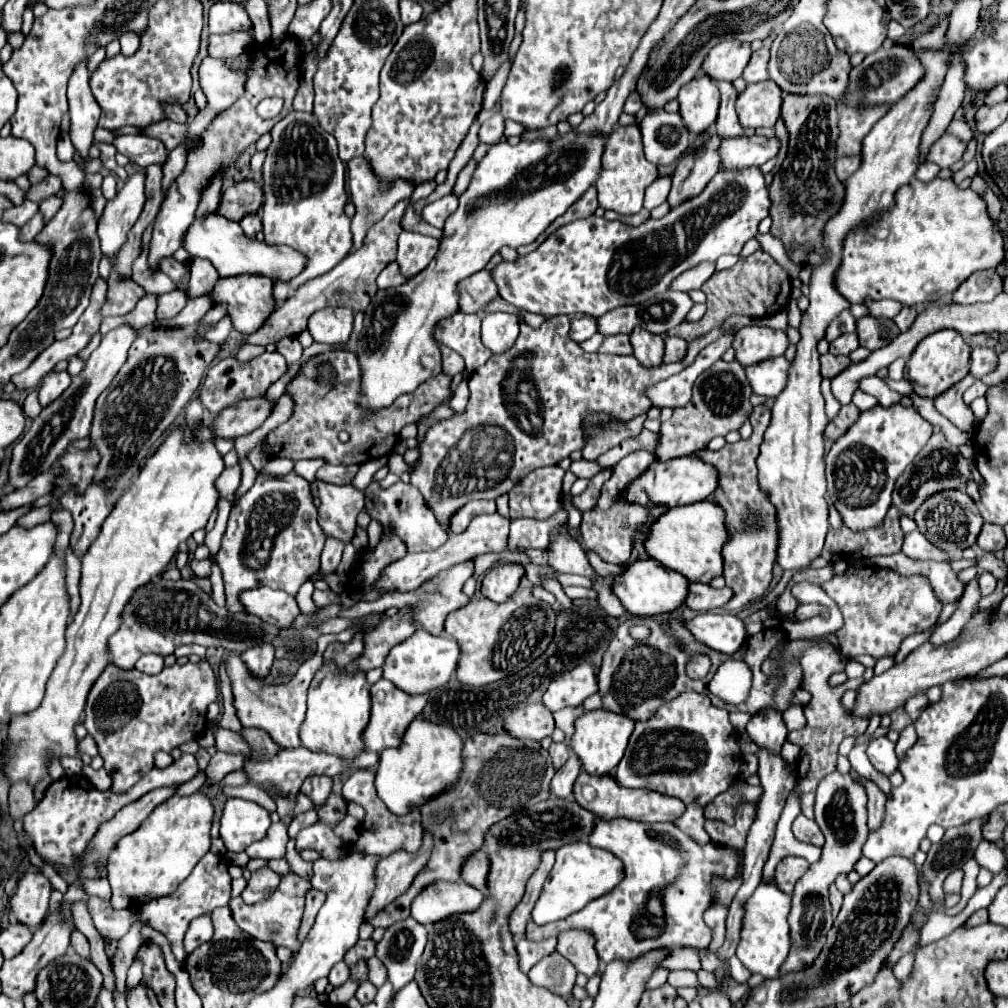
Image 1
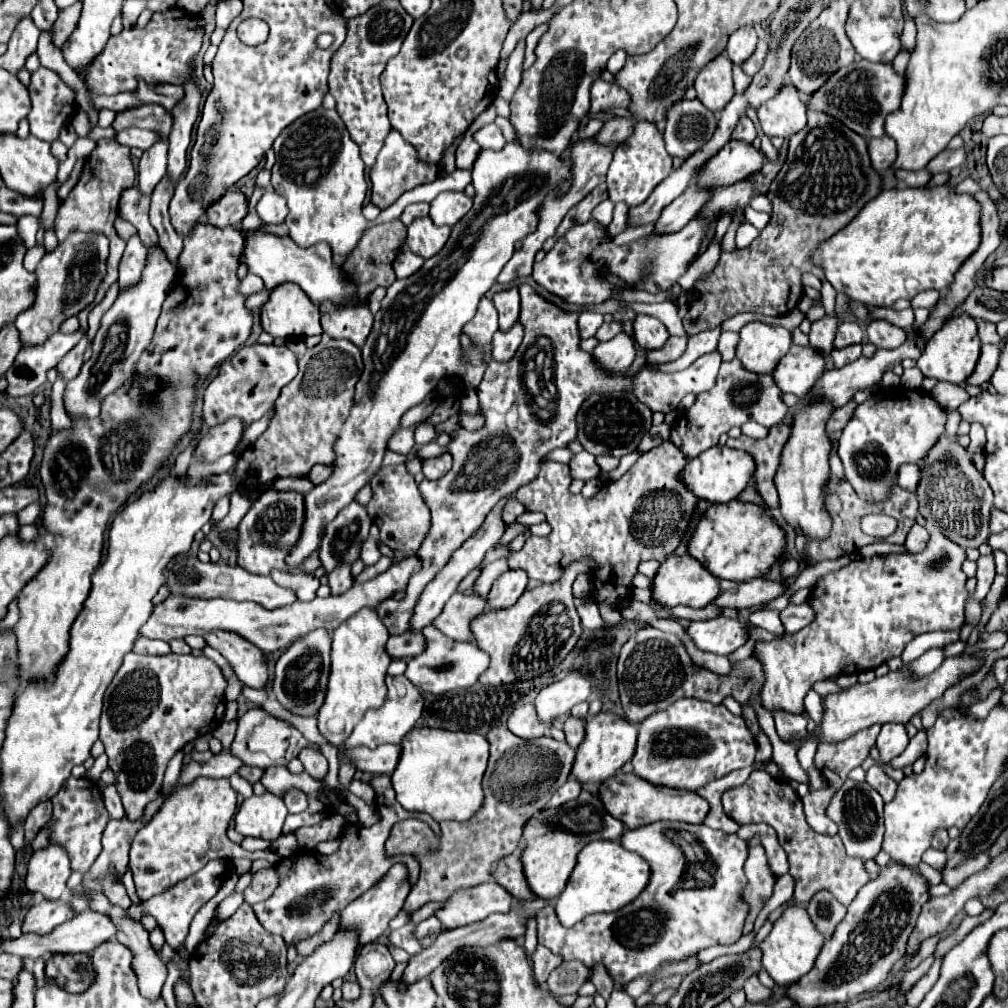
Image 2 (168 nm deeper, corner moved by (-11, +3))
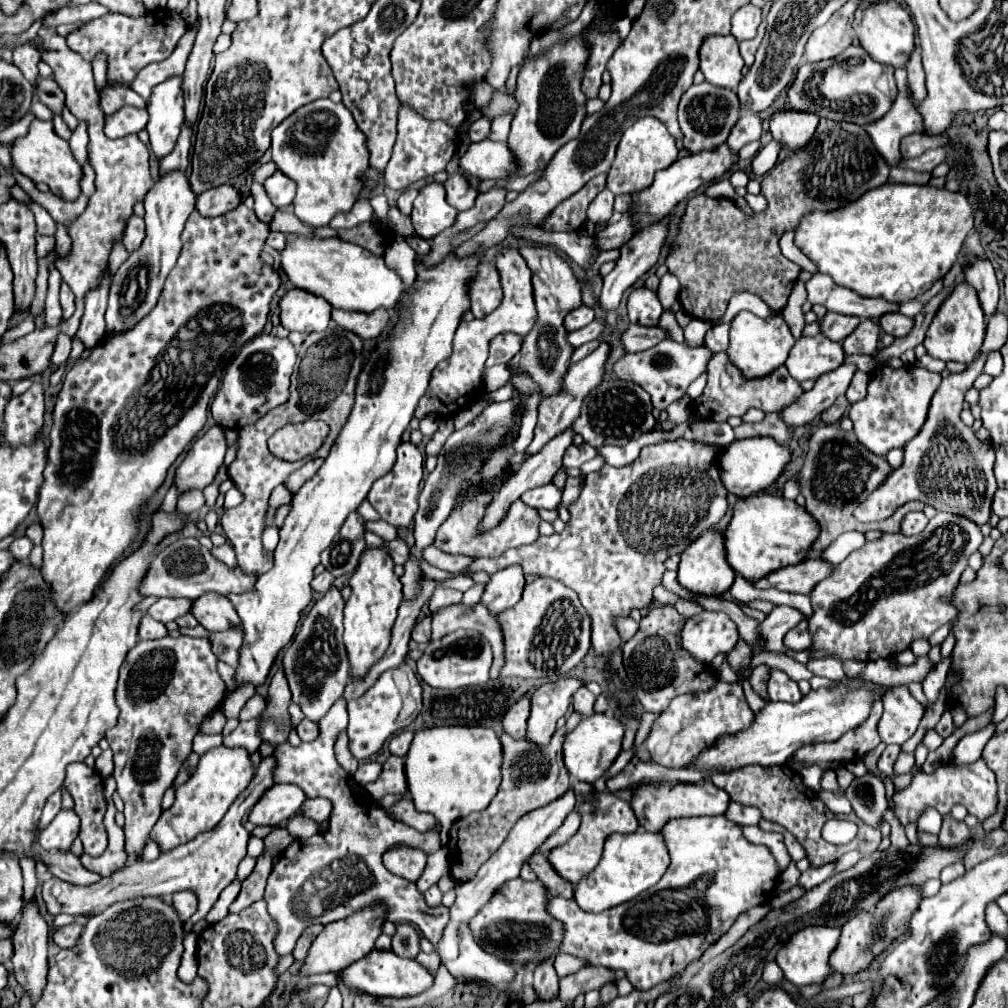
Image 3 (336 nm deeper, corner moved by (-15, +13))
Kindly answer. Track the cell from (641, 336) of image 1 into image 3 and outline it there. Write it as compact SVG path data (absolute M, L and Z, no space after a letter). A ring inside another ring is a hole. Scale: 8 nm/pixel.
M647 286L631 290L627 300L627 310L631 324L639 324L639 326L657 326L659 316L663 314L657 294Z

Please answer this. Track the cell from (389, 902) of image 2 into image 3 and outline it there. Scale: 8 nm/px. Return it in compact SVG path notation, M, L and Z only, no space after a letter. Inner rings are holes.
M357 912L355 916L327 924L321 930L321 934L313 940L307 952L307 958L299 970L299 976L309 976L317 972L339 972L347 968L347 964L353 964L355 960L363 958L375 946L375 940L381 934L383 922L385 920L379 920L379 912Z

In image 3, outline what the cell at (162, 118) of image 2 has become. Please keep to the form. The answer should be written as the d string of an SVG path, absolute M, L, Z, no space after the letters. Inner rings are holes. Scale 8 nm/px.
M113 84L113 86L105 86L101 92L99 92L99 104L101 104L101 110L105 114L111 114L115 110L119 110L123 104L131 104L131 106L137 106L137 108L145 108L145 100L139 98L135 92L131 92L131 88L127 84Z

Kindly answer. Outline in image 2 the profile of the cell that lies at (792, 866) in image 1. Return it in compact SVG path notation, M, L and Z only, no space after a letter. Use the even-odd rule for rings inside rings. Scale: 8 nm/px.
M753 770L747 782L735 790L723 794L725 814L737 824L765 822L775 828L779 844L789 858L789 874L795 878L793 900L801 906L811 898L811 888L829 888L845 906L855 898L859 888L869 882L869 874L863 868L863 860L847 858L843 842L837 836L825 836L815 832L803 814L801 798L791 790L787 782L777 782L765 770Z

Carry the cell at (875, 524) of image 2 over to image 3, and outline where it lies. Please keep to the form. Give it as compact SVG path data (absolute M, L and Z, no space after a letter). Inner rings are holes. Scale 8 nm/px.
M979 354L961 374L949 374L939 390L935 392L927 420L919 434L915 434L903 448L903 464L887 476L887 480L875 488L867 500L863 500L853 516L859 522L877 522L893 514L895 508L903 506L909 500L921 500L935 506L939 512L955 512L975 520L983 526L991 516L991 500L997 490L993 462L995 452L989 442L981 442L969 426L959 418L963 410L963 396L973 386L975 378L983 372L987 354Z

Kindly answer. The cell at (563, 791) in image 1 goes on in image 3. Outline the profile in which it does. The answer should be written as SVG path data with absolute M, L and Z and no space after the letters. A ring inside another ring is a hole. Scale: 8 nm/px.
M569 790L565 796L561 796L559 800L555 800L555 804L547 804L535 812L529 812L527 816L523 816L523 820L519 820L519 824L515 824L515 828L509 832L507 840L503 842L503 846L499 848L499 852L495 852L495 856L491 856L491 860L487 860L487 864L483 864L483 868L477 872L477 876L465 884L459 884L457 888L457 900L451 906L451 920L445 926L445 932L439 940L439 958L441 964L445 960L457 958L459 956L459 926L467 924L473 916L477 916L477 912L491 900L491 896L509 880L517 878L521 872L523 862L563 824L565 816L575 808L575 794L573 790Z

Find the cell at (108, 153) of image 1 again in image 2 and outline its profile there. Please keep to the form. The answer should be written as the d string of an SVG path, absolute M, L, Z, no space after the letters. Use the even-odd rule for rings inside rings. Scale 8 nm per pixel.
M79 110L79 112L75 114L75 118L71 120L71 126L75 128L77 136L81 138L87 138L87 136L91 134L91 122L89 122L89 116L87 116L83 110Z

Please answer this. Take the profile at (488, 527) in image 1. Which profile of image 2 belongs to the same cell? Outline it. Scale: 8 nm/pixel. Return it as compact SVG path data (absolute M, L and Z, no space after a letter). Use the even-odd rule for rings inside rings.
M417 554L405 556L403 560L393 562L393 566L385 570L383 574L379 574L377 578L363 584L353 584L347 590L347 594L315 598L311 602L297 600L289 606L281 606L275 610L267 610L255 602L231 602L223 598L203 600L203 598L189 598L185 594L169 594L163 602L155 604L149 620L141 626L139 636L171 642L171 640L183 640L185 636L191 636L191 634L205 636L213 630L225 630L225 632L235 632L247 638L259 650L263 650L265 654L271 654L271 652L291 646L297 638L309 634L311 630L325 628L333 632L337 626L341 626L347 618L351 618L351 614L357 614L361 608L379 606L383 600L393 598L397 592L405 592L409 578L417 574L419 570L421 570L421 558Z

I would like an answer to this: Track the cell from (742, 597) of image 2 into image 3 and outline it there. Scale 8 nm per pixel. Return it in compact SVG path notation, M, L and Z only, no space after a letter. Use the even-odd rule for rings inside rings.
M807 558L805 562L801 562L797 566L781 568L779 572L773 572L771 576L765 576L763 580L757 580L753 584L755 584L755 588L775 586L777 590L797 592L797 594L807 594L809 596L821 580L825 580L833 574L833 570L835 570L835 566L827 560Z

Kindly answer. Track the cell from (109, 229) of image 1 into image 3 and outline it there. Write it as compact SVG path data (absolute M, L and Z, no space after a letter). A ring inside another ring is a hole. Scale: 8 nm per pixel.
M171 76L169 80L153 88L151 98L147 100L149 124L147 132L151 138L151 150L163 158L167 156L179 136L179 128L185 120L183 116L183 76Z

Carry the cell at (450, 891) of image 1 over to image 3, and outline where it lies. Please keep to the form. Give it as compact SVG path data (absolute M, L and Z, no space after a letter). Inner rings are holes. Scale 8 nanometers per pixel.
M521 878L509 880L499 892L495 892L495 896L489 900L489 904L483 908L483 912L479 912L479 916L475 916L475 920L471 920L469 928L473 930L473 938L475 942L511 962L523 968L533 968L545 960L549 960L551 956L559 954L561 948L561 940L563 940L563 922L559 922L557 918L553 918L547 912L547 890L543 886L543 882L533 880L533 882L525 882ZM523 922L527 924L535 924L535 926L521 926Z

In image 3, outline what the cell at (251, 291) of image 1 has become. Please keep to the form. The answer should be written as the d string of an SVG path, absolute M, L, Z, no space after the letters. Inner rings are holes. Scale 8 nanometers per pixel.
M293 288L281 300L281 324L289 332L321 332L331 322L331 310L333 306L327 300Z

